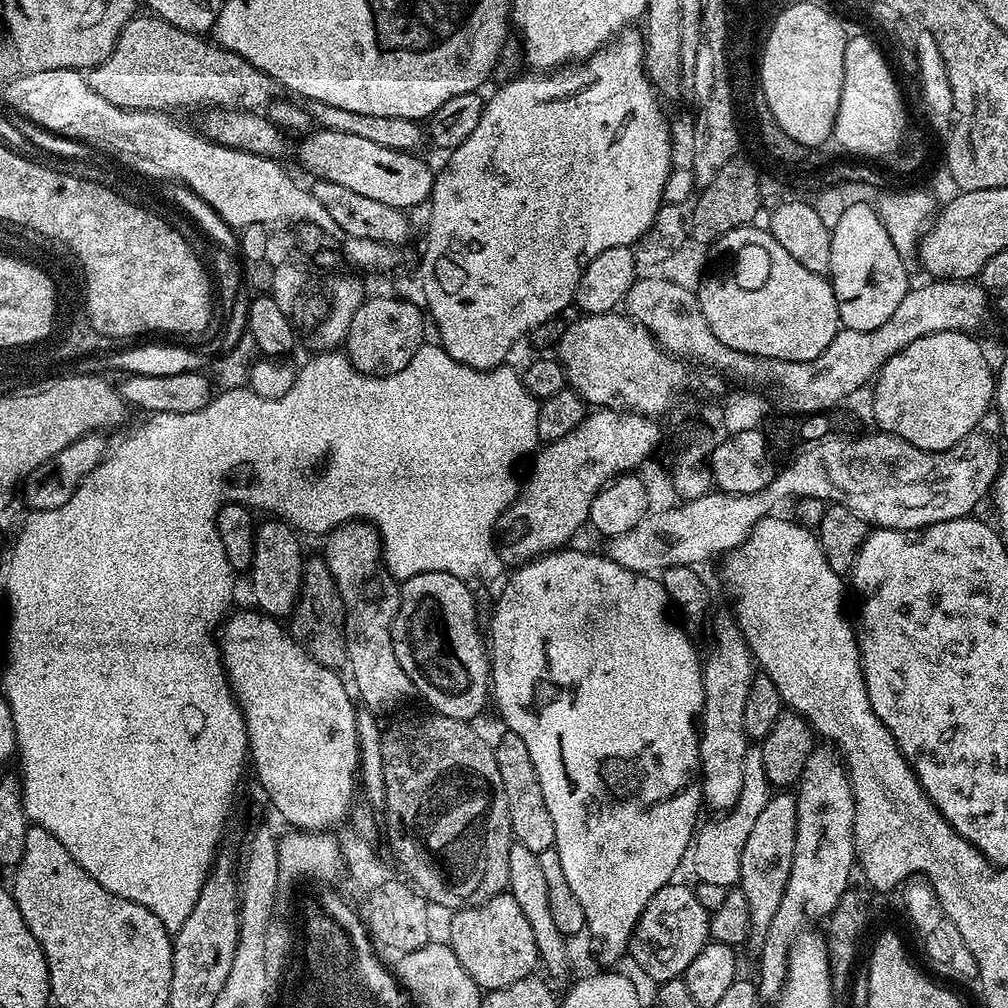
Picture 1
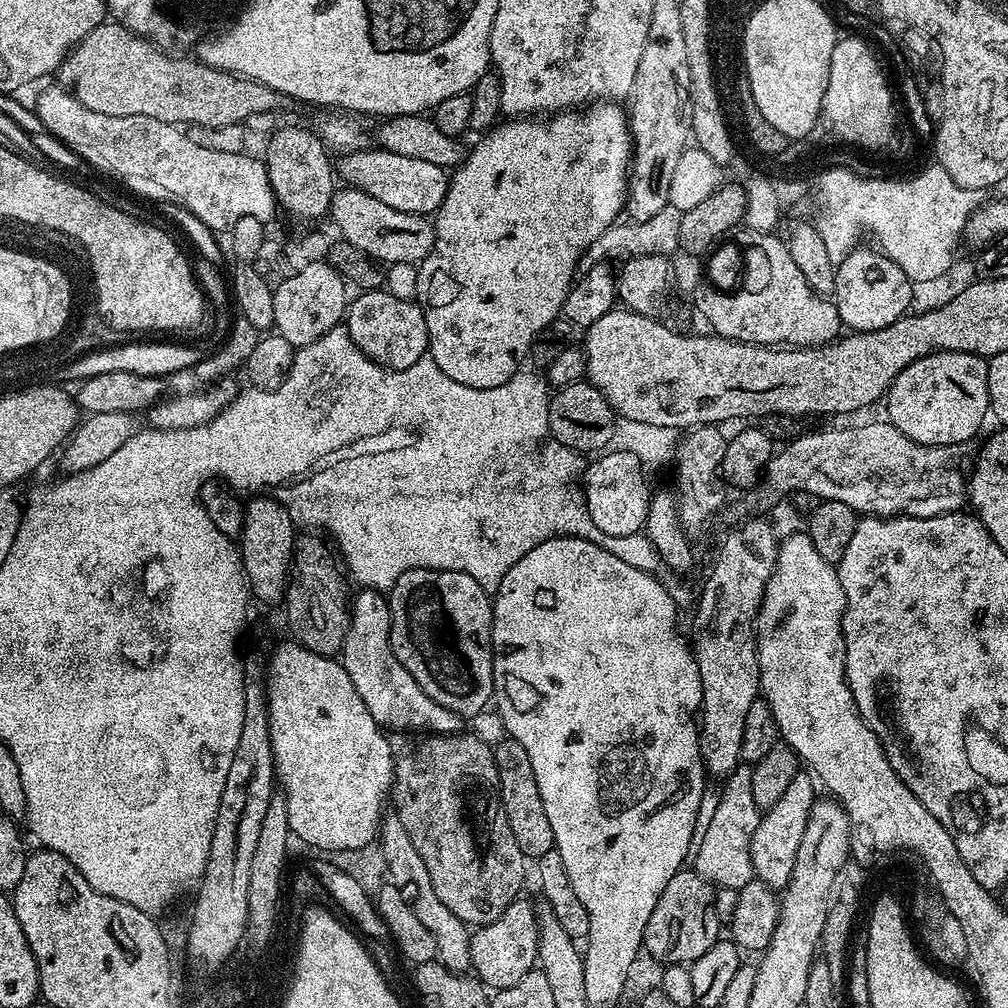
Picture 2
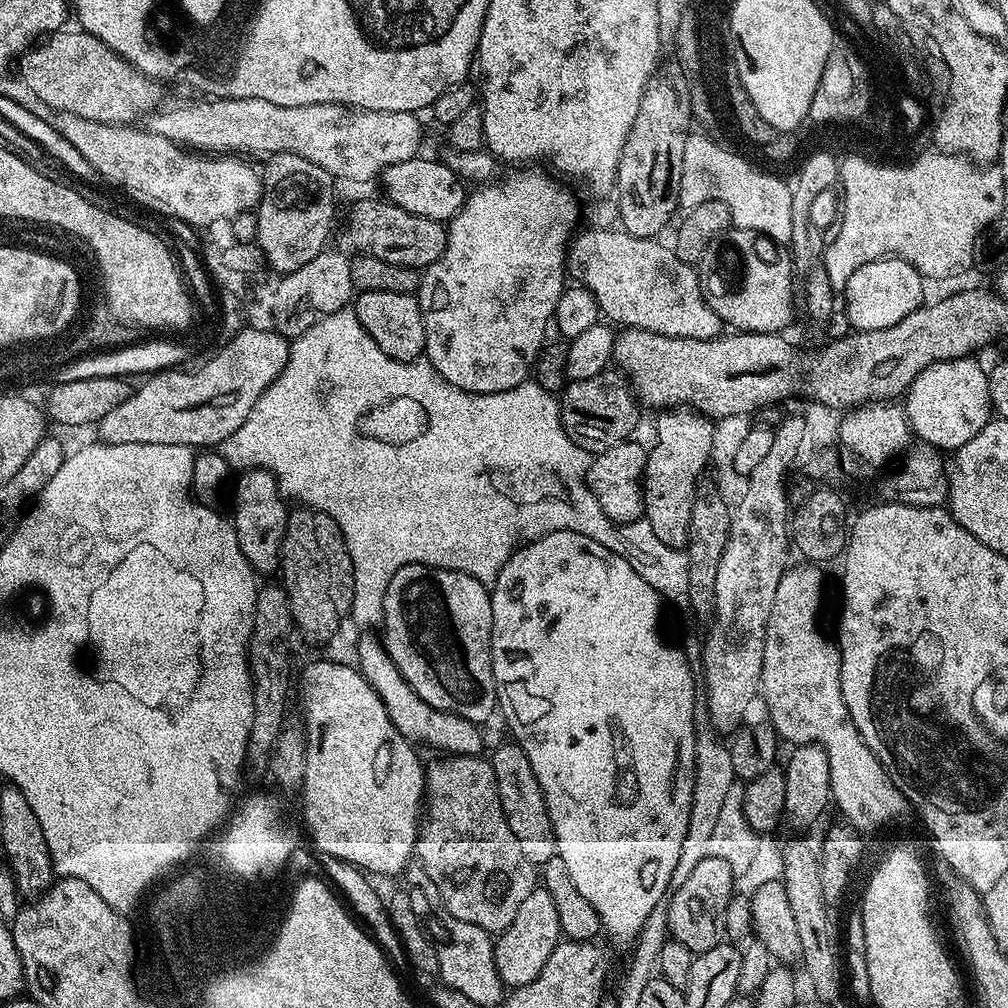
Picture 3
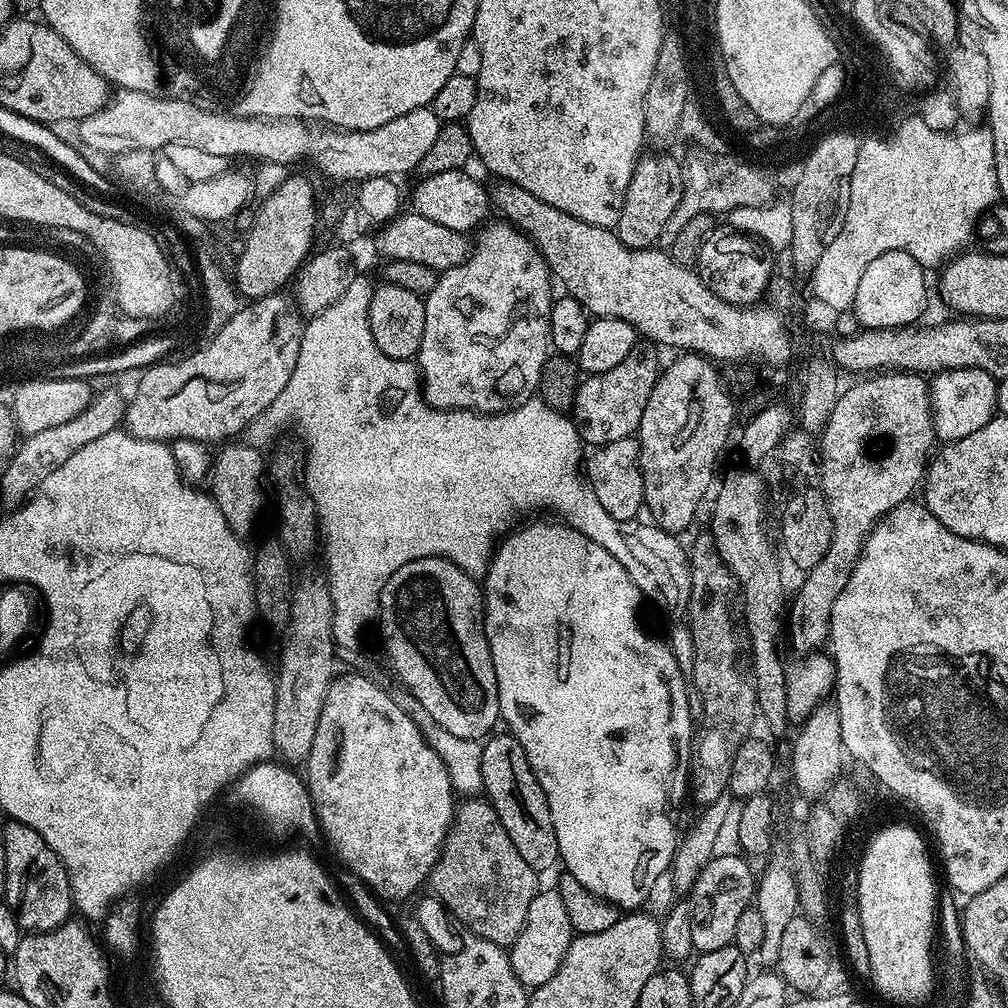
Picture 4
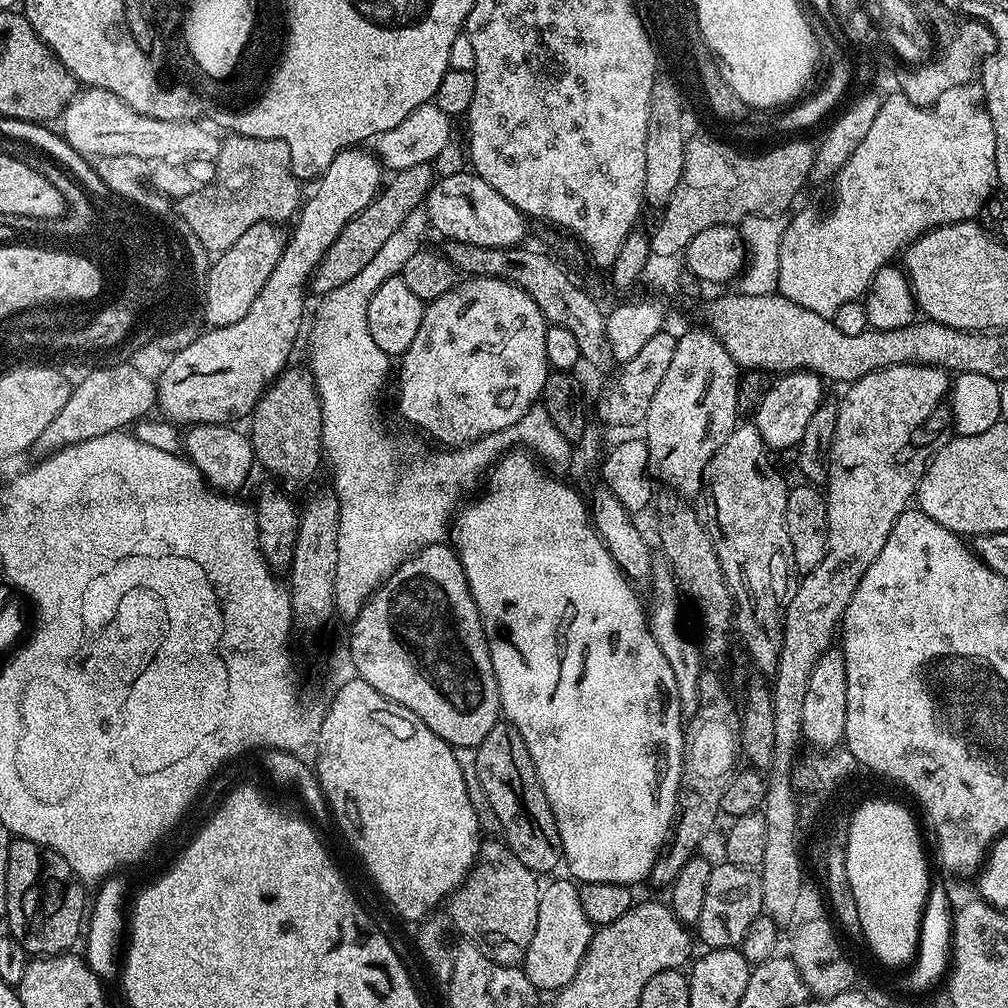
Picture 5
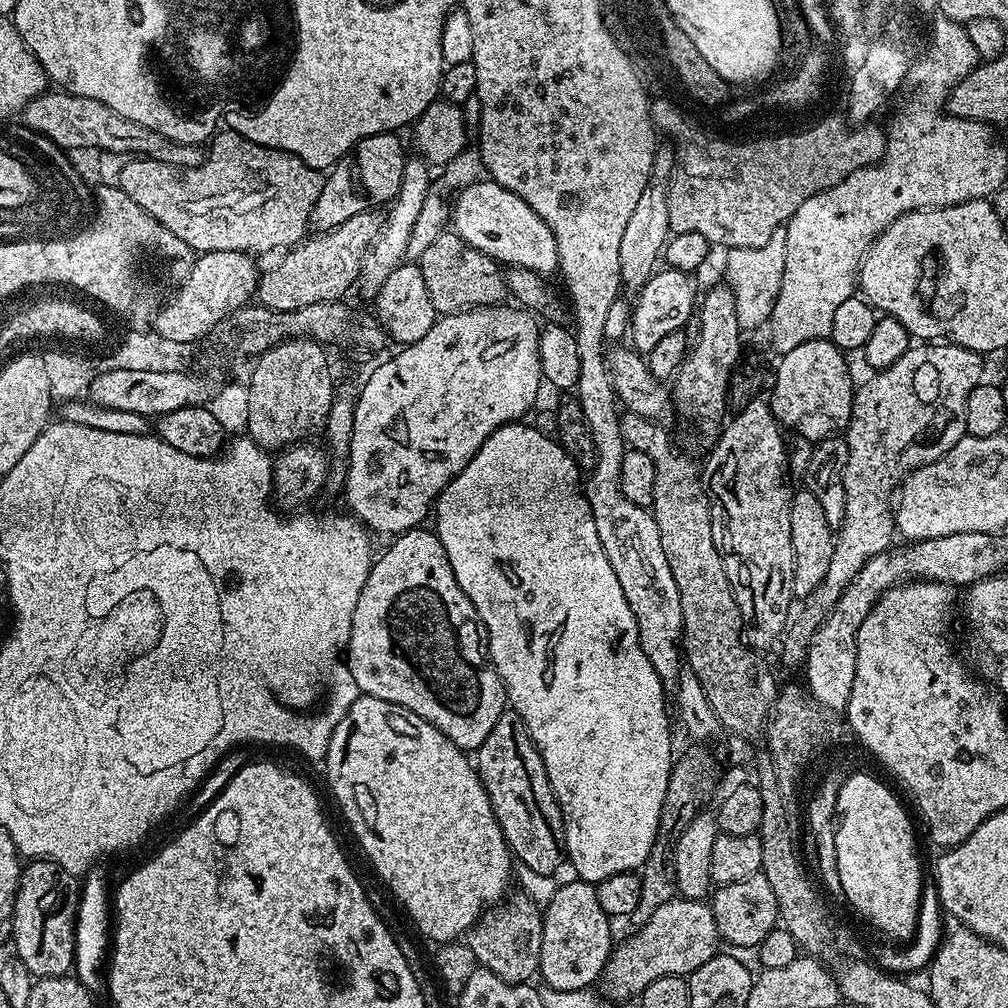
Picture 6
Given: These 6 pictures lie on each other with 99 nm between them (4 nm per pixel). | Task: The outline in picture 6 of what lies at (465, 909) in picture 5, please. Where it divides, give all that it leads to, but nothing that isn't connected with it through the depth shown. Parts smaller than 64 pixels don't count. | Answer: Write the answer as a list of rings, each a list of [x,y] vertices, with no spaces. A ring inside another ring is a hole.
[[[511,896],[476,921],[466,934],[466,943],[474,950],[479,967],[489,968],[498,978],[511,984],[526,984],[540,967],[544,918],[539,903],[536,905],[528,896]]]

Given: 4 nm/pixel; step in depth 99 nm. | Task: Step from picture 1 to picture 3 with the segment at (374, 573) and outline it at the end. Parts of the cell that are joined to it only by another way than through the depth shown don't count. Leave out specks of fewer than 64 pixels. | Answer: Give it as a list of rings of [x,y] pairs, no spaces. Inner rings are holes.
[[[364,634],[356,646],[356,668],[380,696],[390,720],[403,737],[413,744],[428,744],[447,755],[477,756],[483,753],[482,731],[472,720],[461,715],[438,711],[418,698],[406,682],[397,664],[390,658],[379,637]],[[420,743],[420,744],[419,744]]]

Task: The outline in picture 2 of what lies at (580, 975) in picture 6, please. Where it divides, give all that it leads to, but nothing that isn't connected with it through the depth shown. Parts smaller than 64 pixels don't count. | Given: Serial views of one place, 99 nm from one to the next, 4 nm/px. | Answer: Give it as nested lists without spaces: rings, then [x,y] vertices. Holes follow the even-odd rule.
[[[524,898],[516,899],[494,922],[472,932],[472,967],[475,979],[492,990],[509,988],[537,967],[539,926],[536,910]]]

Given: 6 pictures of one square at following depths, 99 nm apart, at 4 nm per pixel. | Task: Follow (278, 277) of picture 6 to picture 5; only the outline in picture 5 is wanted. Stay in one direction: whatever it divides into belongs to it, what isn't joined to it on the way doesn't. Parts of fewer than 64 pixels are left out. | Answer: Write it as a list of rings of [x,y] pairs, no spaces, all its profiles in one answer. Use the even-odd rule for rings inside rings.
[[[419,164],[409,168],[401,168],[391,173],[392,181],[385,183],[381,187],[376,199],[366,206],[355,216],[342,233],[335,239],[333,246],[323,256],[313,272],[310,281],[311,291],[318,293],[318,296],[325,296],[354,278],[358,271],[362,270],[378,254],[378,249],[410,218],[412,212],[417,211],[427,201],[428,192],[438,179],[438,172],[435,172],[432,164]]]

